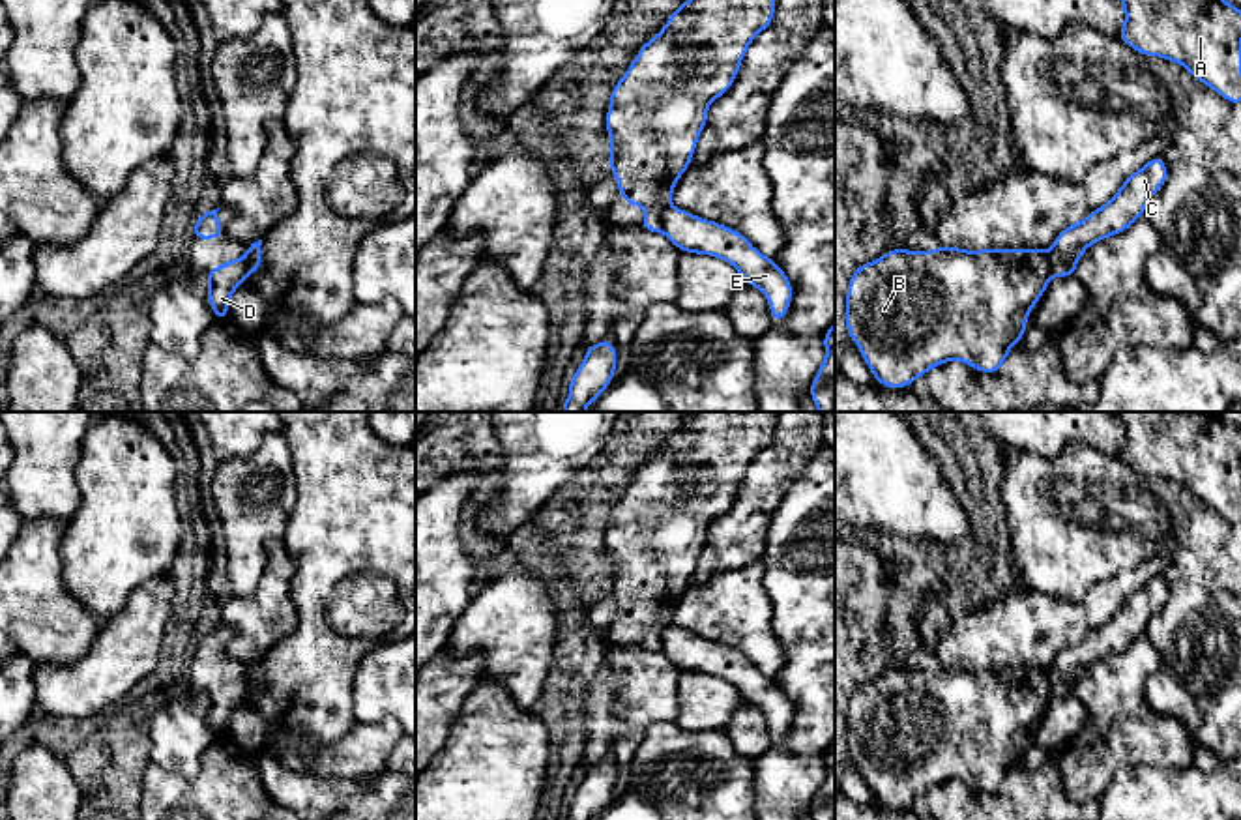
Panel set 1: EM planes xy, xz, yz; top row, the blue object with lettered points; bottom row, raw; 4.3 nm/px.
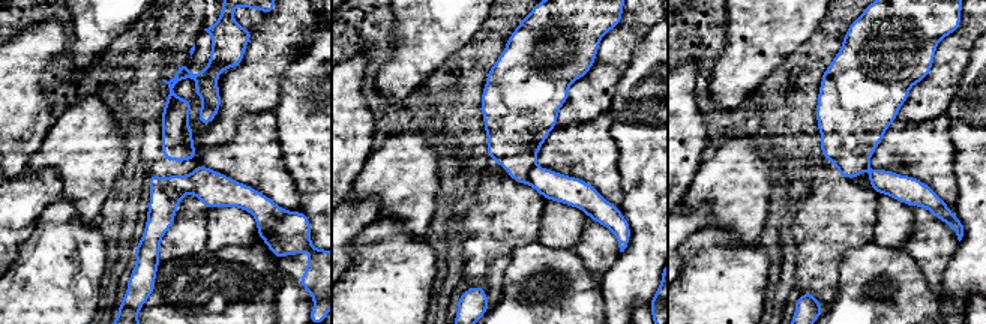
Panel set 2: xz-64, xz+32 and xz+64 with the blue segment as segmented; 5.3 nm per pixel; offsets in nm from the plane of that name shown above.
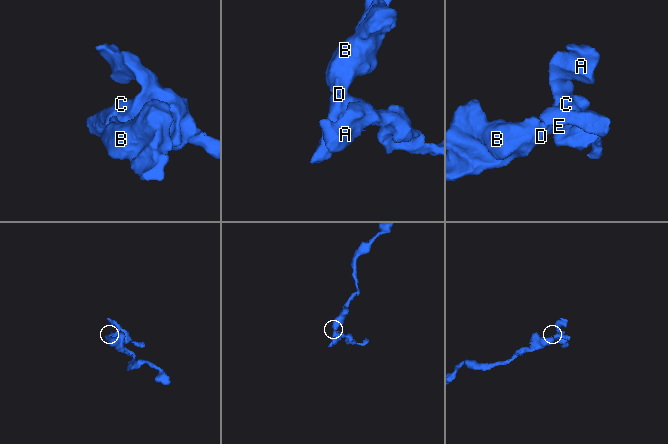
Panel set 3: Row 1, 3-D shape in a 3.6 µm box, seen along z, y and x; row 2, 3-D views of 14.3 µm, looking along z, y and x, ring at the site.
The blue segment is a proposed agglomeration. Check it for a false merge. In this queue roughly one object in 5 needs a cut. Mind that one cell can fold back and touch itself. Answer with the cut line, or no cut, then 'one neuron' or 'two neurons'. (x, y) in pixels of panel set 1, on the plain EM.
xz (671, 624), (659, 635), (661, 650) | two neurons

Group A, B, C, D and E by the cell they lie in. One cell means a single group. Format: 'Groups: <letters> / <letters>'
Groups: A C E / B D

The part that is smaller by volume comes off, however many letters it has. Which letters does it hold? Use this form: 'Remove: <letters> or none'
Remove: A, C, E

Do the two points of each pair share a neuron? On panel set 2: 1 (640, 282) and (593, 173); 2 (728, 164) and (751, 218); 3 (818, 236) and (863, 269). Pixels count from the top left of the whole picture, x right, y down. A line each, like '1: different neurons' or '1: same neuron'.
1: different neurons
2: same neuron
3: different neurons

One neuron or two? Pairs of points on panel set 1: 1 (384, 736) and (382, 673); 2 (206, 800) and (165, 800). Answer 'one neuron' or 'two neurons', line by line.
1: two neurons
2: one neuron

